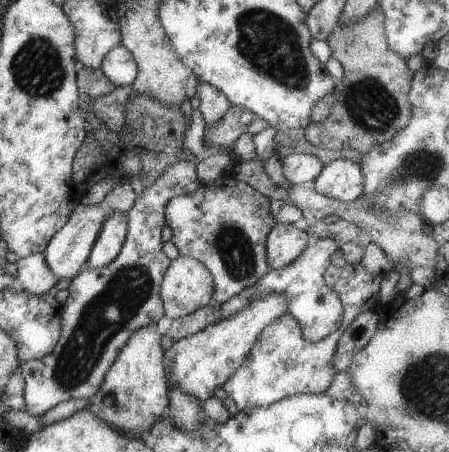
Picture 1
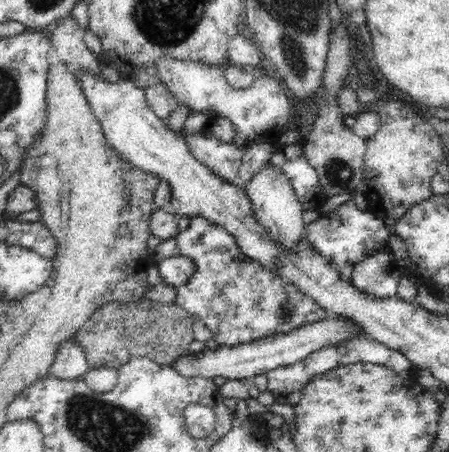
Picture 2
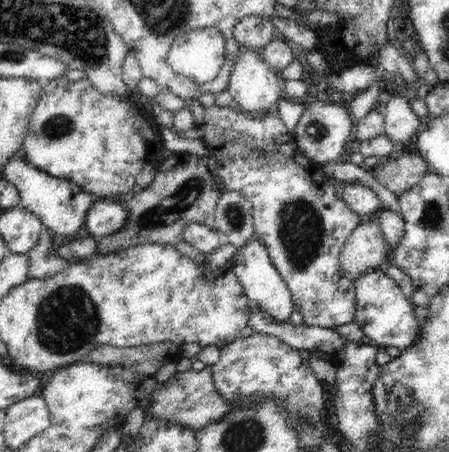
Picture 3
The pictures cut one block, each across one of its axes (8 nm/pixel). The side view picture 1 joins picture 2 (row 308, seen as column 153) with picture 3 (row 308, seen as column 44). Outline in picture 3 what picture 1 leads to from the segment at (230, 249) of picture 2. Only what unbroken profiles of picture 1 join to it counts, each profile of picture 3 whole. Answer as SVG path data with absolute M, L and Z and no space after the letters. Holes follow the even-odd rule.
M385 266L368 269L355 283L357 311L354 320L363 330L366 341L381 349L394 347L404 350L419 339L419 322L414 313L414 304L406 298L398 283L386 274Z

